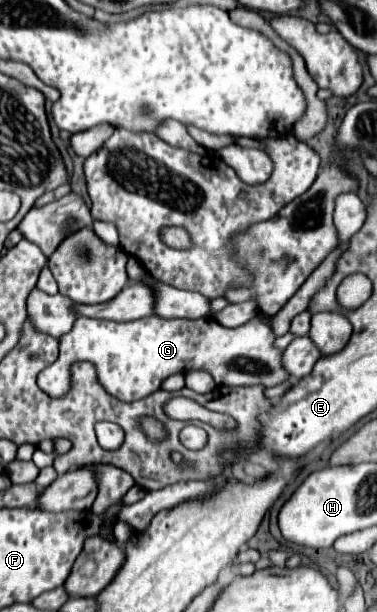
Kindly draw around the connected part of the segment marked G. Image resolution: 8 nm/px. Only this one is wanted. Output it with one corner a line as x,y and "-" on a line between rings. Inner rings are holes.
81,316
77,318
77,326
73,326
69,334
59,338
59,358
39,374
37,378
39,388
47,392
51,398
63,398
71,390
71,366
79,360
93,362
97,368
97,376
101,384
107,388
107,392
125,402
141,400
153,394
155,390
159,390
161,382
169,378
171,374
177,374
177,372
185,374
195,368
209,370
219,386
271,388
271,386
291,380
291,374
283,366
283,350
275,346
273,330
259,320
249,320
247,324
239,328
225,328
213,318
169,320
161,316
149,316
141,320
131,320
131,322
111,322
111,320
95,320
95,318

